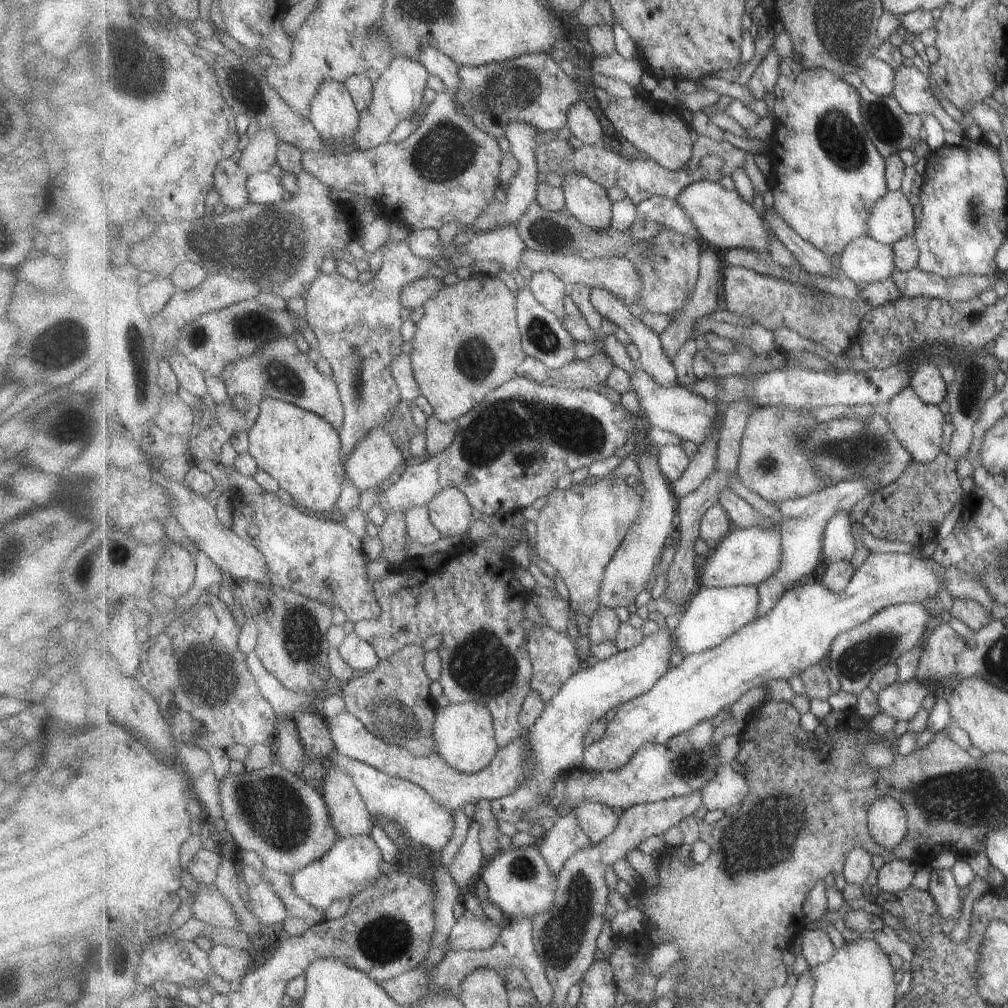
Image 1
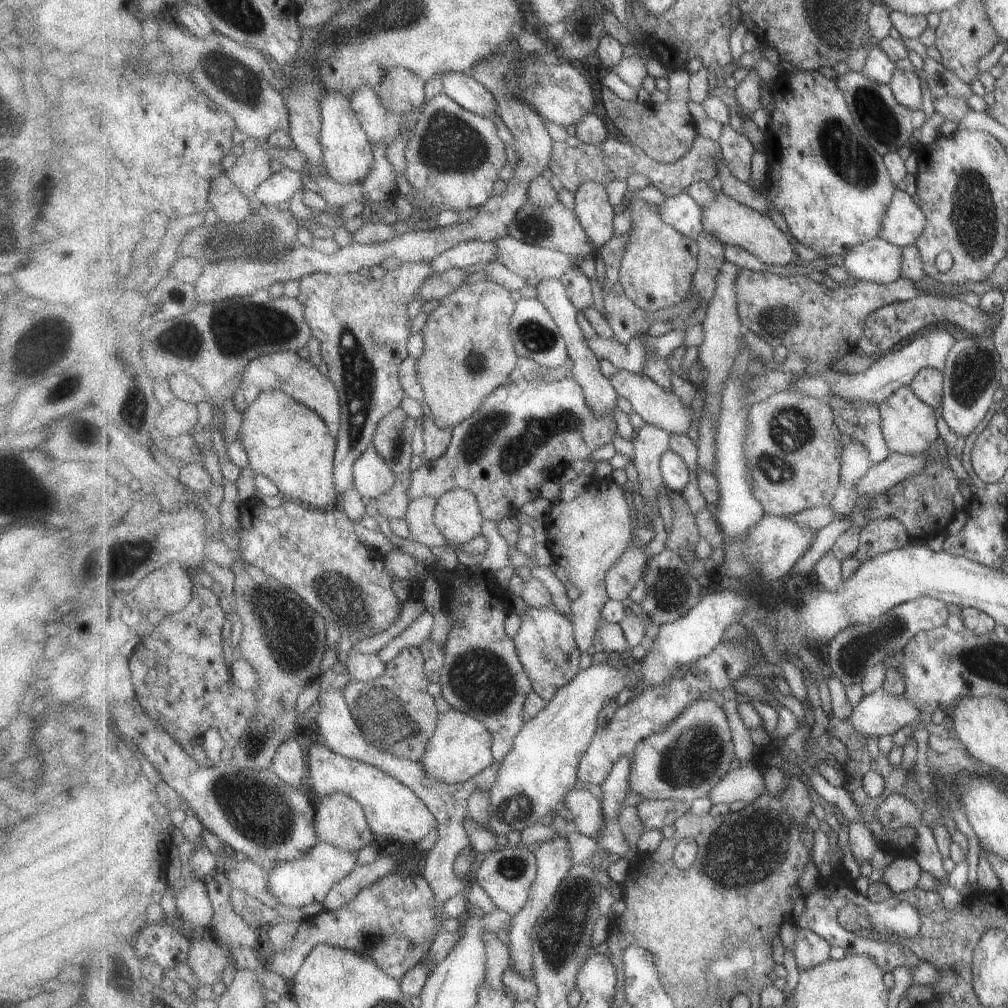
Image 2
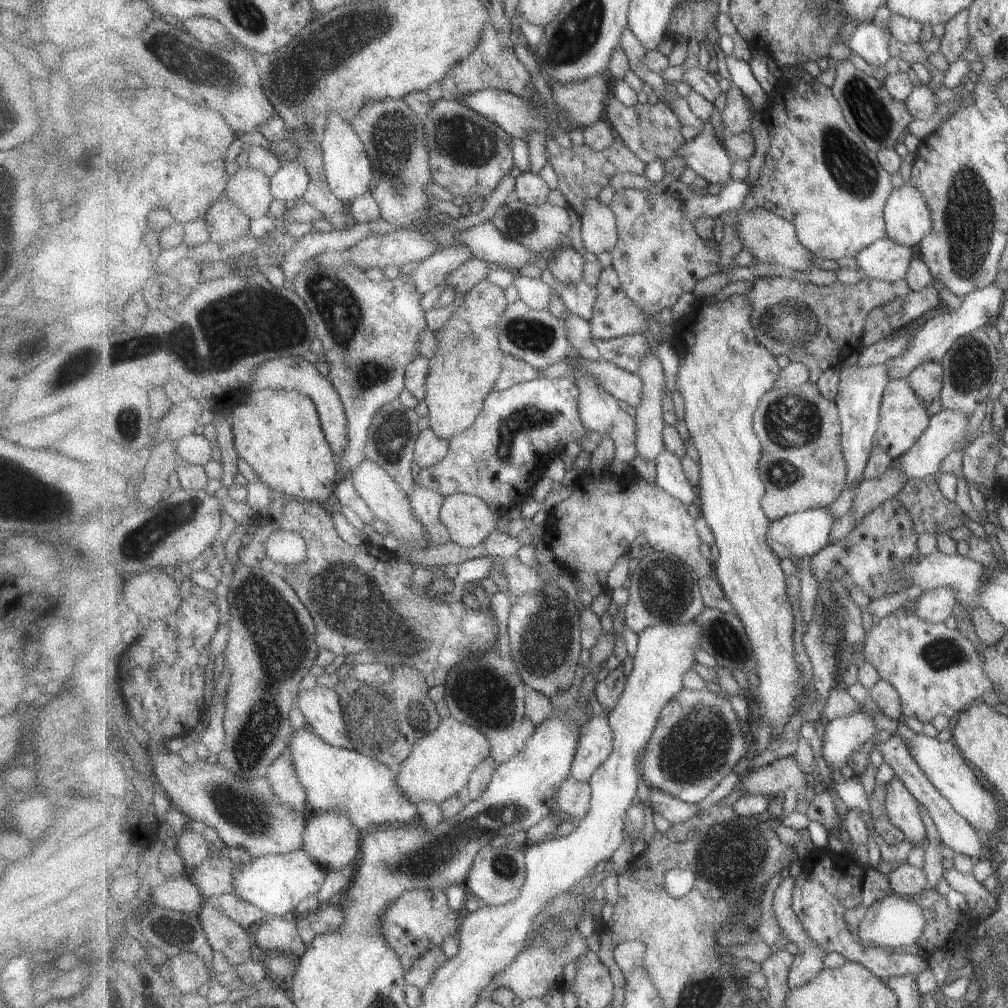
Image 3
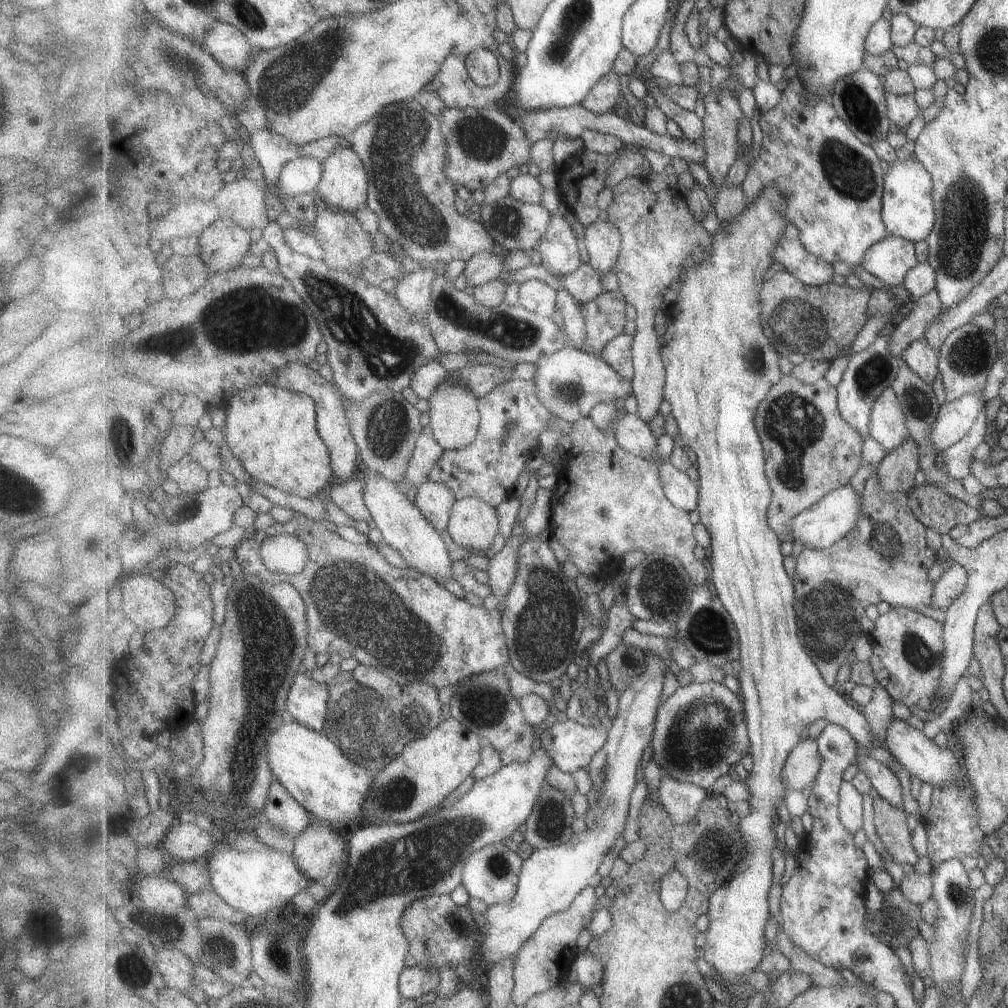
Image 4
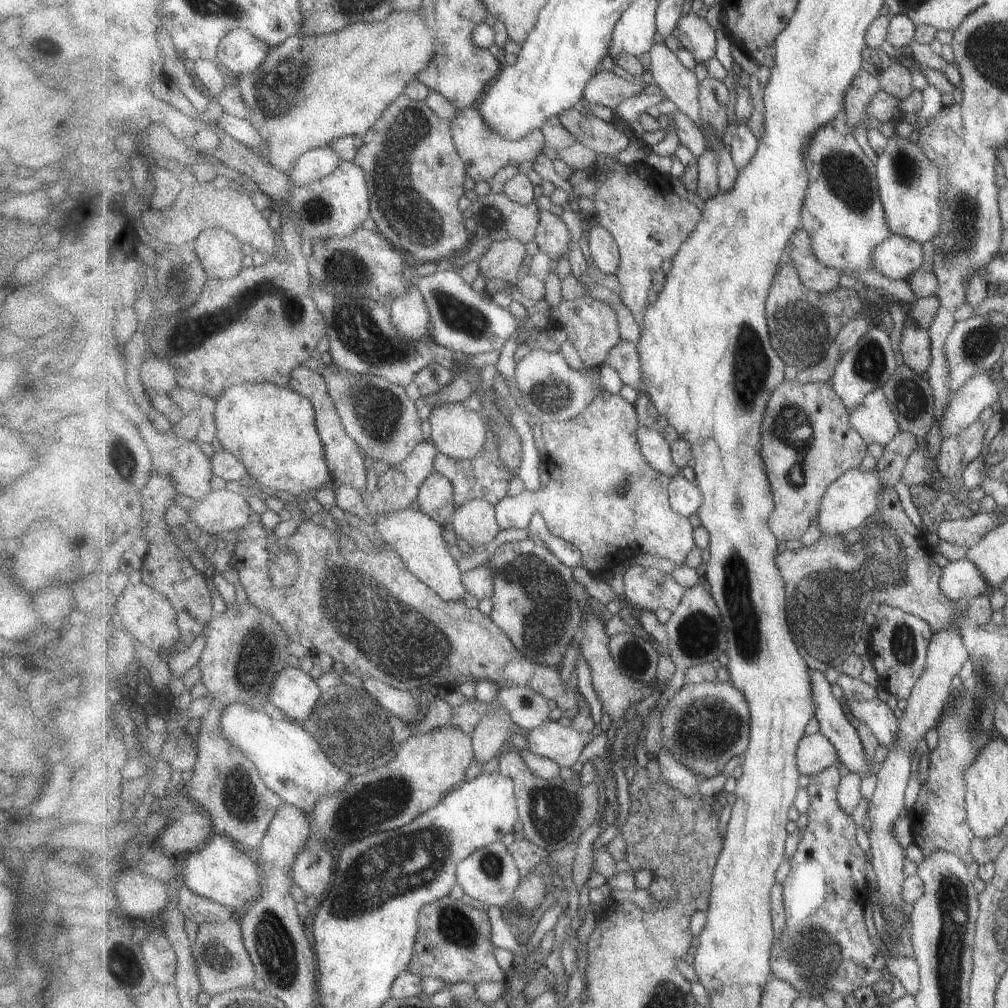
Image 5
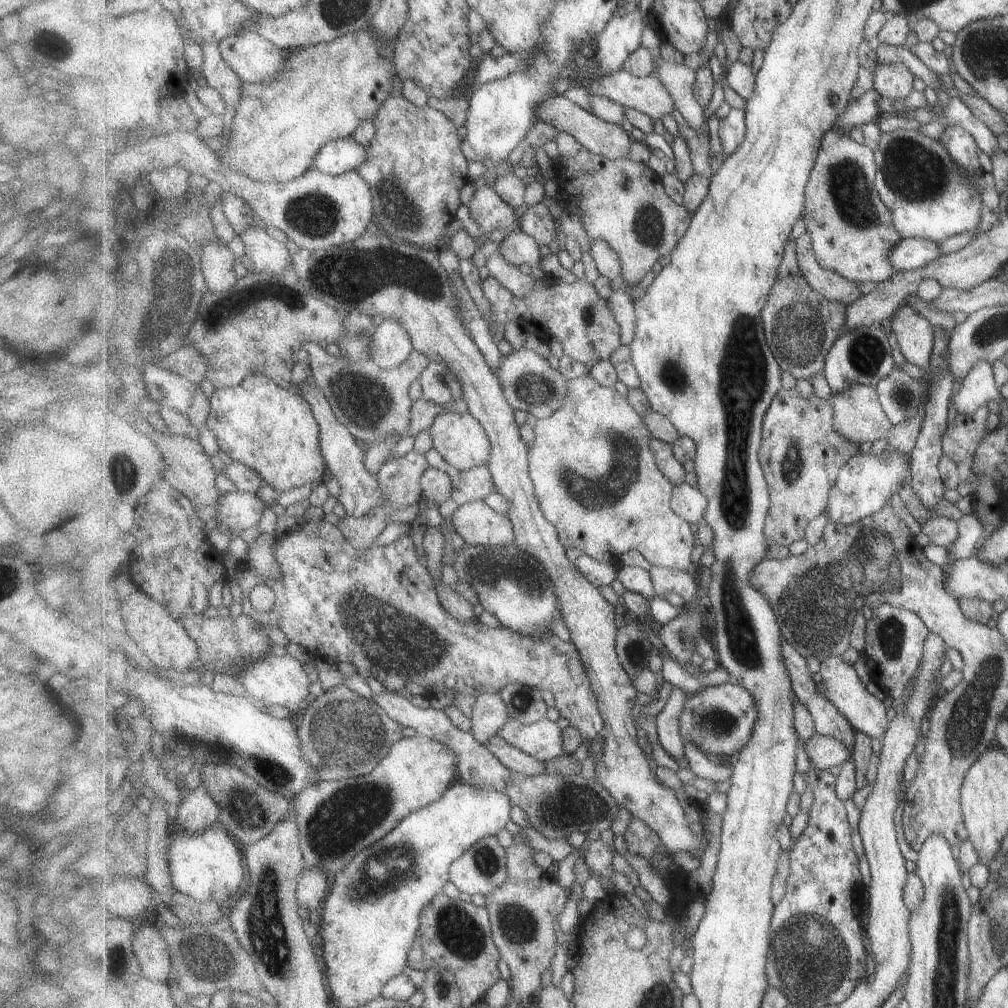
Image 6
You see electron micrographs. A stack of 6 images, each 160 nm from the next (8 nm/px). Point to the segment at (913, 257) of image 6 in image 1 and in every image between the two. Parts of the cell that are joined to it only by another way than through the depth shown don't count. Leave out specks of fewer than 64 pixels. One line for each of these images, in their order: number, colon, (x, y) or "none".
1: (867, 260)
2: (878, 261)
3: (885, 259)
4: (890, 260)
5: (898, 258)

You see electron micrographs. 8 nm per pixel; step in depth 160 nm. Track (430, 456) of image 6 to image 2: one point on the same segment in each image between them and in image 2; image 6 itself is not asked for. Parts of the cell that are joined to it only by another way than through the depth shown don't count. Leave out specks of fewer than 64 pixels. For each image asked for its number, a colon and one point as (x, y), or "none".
2: (524, 430)
3: (492, 459)
4: (513, 417)
5: (485, 477)

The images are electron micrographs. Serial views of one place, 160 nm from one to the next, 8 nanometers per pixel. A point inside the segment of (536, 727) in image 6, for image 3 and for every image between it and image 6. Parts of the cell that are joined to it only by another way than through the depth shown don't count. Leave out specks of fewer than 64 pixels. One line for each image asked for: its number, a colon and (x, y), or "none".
3: (597, 743)
4: (573, 745)
5: (562, 744)

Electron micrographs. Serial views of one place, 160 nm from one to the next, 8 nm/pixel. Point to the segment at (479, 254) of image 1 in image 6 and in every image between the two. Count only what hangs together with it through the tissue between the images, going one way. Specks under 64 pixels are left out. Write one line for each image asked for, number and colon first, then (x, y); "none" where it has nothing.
2: (468, 253)
3: (432, 271)
4: (414, 291)
5: (410, 315)
6: (391, 344)

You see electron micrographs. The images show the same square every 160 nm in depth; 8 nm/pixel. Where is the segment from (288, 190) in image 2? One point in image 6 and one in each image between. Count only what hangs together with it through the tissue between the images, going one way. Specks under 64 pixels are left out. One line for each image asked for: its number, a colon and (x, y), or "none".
3: (291, 182)
4: (302, 175)
5: (316, 164)
6: (338, 157)

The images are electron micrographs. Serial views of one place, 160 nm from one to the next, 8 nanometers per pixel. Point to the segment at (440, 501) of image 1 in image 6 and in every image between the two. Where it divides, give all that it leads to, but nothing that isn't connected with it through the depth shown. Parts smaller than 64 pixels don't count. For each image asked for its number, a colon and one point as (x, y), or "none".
2: (457, 514)
3: (469, 519)
4: (473, 523)
5: (475, 522)
6: (477, 523)

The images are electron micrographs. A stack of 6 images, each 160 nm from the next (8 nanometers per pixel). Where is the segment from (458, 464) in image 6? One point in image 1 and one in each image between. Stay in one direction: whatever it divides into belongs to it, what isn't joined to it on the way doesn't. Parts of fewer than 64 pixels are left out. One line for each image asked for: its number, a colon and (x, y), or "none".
1: (467, 343)
2: (469, 351)
3: (464, 370)
4: (455, 417)
5: (460, 433)

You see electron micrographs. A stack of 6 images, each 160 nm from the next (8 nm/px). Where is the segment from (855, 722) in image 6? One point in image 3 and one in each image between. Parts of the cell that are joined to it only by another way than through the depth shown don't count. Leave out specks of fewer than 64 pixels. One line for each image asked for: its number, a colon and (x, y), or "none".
3: (943, 764)
4: (920, 756)
5: (880, 719)

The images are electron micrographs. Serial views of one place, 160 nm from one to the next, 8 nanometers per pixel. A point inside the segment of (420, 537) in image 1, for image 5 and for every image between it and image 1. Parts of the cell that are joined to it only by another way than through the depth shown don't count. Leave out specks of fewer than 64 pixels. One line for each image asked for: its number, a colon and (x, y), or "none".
2: (422, 529)
3: (426, 503)
4: (436, 500)
5: (436, 498)

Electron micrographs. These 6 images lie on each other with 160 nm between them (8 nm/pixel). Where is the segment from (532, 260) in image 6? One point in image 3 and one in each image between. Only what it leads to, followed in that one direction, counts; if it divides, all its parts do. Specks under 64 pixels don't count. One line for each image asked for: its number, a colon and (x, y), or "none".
3: (463, 279)
4: (485, 266)
5: (503, 259)

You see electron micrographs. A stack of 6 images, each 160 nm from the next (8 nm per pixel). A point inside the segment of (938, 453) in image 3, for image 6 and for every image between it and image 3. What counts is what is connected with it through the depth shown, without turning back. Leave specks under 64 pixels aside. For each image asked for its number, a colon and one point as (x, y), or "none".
4: (956, 418)
5: (982, 390)
6: (978, 387)

